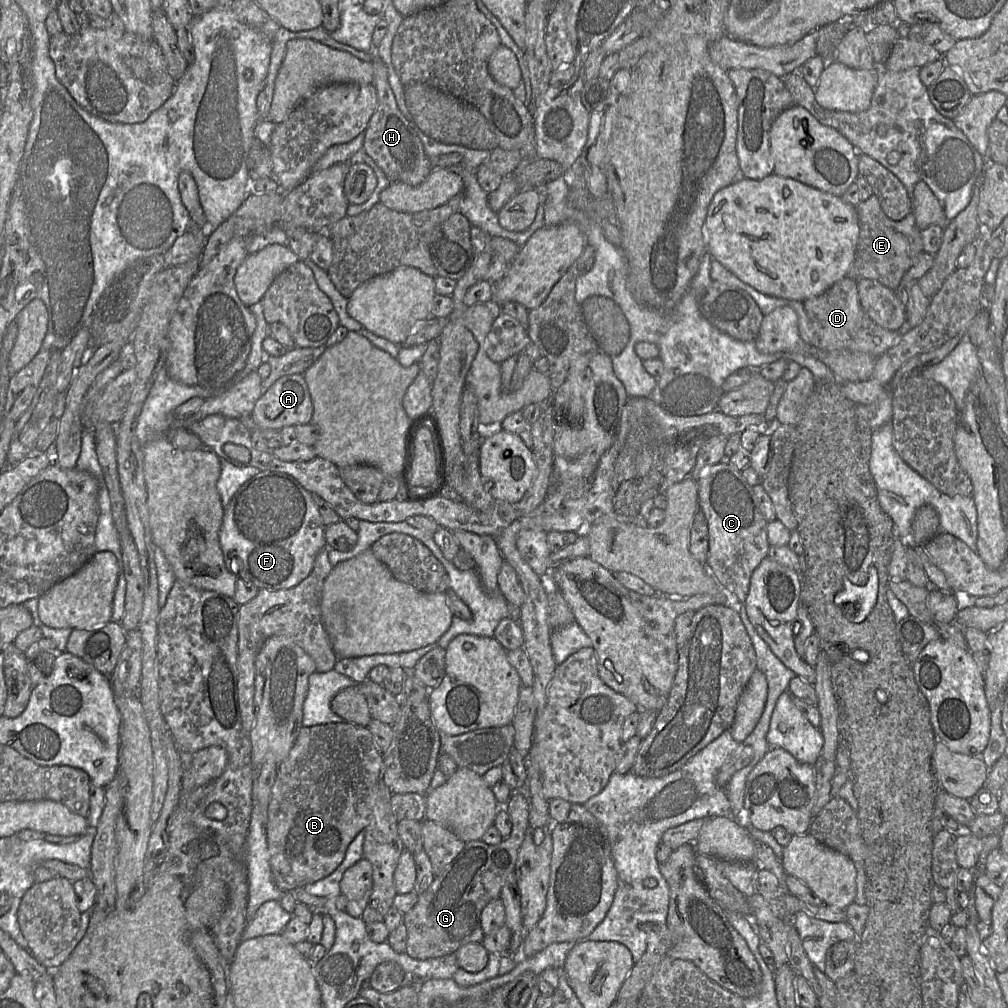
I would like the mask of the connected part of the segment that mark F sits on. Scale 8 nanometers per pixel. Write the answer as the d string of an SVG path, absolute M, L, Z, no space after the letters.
M261 471L238 489L225 508L219 540L225 565L237 578L250 581L259 589L280 590L298 585L311 573L316 555L327 546L325 528L311 494L294 477Z

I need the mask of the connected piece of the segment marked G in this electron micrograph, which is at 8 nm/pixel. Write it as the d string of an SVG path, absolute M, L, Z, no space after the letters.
M513 792L503 807L512 820L511 834L500 843L489 845L482 840L467 842L463 850L418 896L414 907L404 914L407 928L406 953L419 960L455 953L468 943L482 943L484 932L481 913L492 900L500 898L506 878L514 873L518 852L529 827L530 801L526 794Z

